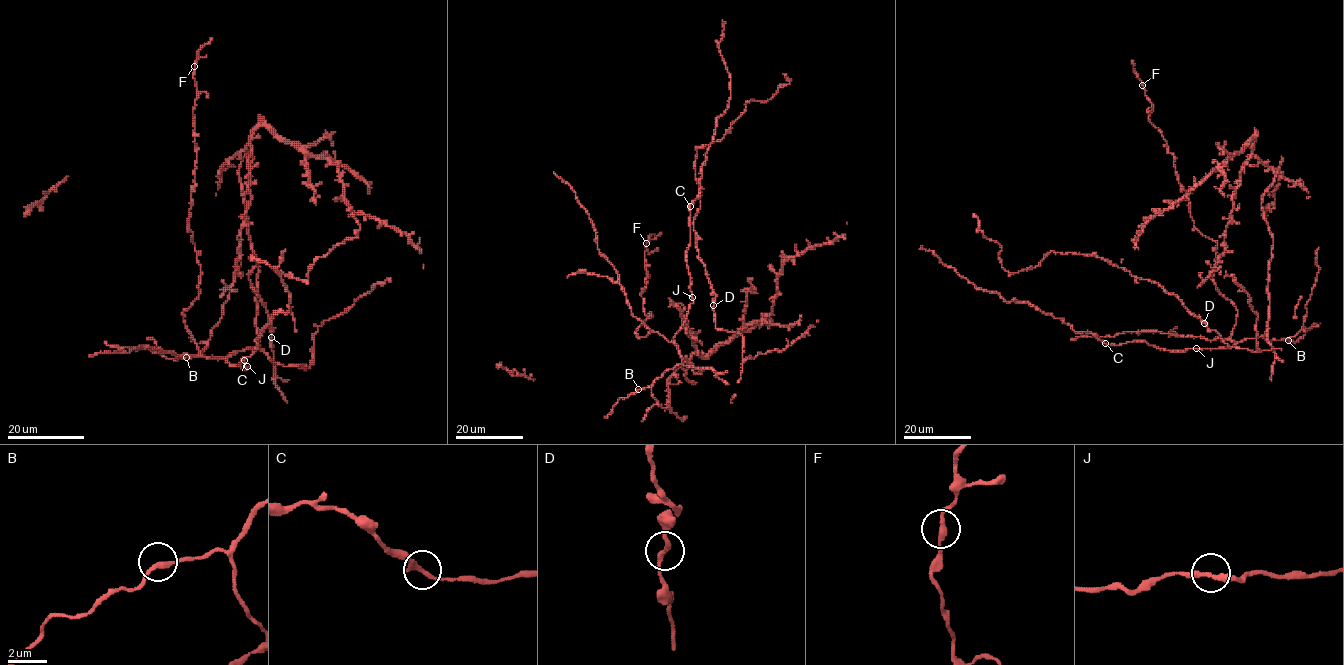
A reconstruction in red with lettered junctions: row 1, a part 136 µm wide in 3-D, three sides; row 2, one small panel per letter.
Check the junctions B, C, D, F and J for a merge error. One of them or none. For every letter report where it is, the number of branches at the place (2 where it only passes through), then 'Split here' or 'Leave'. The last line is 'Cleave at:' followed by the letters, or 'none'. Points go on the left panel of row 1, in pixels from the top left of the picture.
B: Place: (186, 357). Branches: 2. Leave
C: Place: (244, 360). Branches: 2. Leave
D: Place: (271, 337). Branches: 2. Leave
F: Place: (194, 66). Branches: 2. Leave
J: Place: (247, 366). Branches: 2. Leave
Cleave at: none

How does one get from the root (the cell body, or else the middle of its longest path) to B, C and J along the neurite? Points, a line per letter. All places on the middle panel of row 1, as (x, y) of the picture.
B: (712, 369), (677, 364), (650, 387), (638, 389)
C: (712, 369), (685, 366), (674, 340), (693, 302), (686, 263), (690, 206)
J: (712, 369), (685, 366), (674, 340), (692, 298)

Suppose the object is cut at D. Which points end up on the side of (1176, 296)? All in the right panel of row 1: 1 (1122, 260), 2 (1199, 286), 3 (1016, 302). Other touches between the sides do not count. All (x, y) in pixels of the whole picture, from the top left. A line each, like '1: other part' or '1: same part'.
1: other part
2: other part
3: other part

